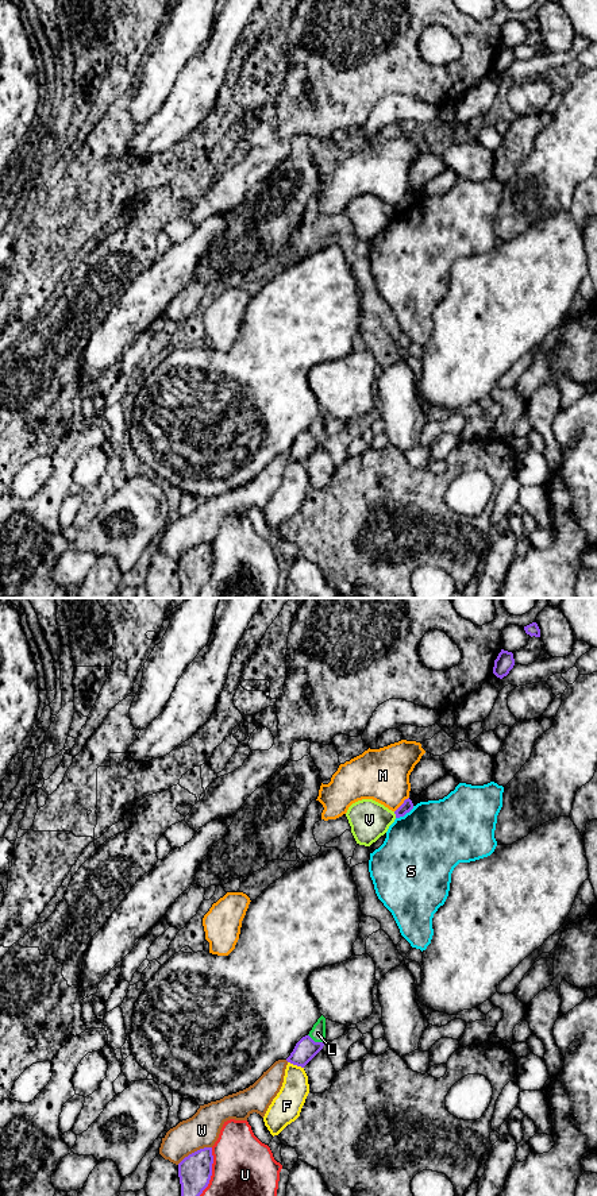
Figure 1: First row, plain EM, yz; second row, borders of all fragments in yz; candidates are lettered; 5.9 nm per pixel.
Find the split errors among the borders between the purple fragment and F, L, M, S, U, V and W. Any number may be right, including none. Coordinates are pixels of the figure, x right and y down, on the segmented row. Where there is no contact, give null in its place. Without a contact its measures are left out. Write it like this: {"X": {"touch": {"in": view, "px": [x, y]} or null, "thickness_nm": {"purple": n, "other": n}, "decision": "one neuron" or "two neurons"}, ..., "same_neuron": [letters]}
{"F": {"touch": {"in": "yz", "px": [296, 1064]}, "thickness_nm": {"purple": 140, "other": 170}, "decision": "two neurons"}, "L": {"touch": {"in": "yz", "px": [316, 1042]}, "thickness_nm": {"purple": 140, "other": 90}, "decision": "one neuron"}, "M": {"touch": {"in": "yz", "px": [401, 805]}, "thickness_nm": {"purple": 70, "other": 320}, "decision": "two neurons"}, "S": {"touch": {"in": "yz", "px": [404, 814]}, "thickness_nm": {"purple": 70, "other": 440}, "decision": "two neurons"}, "U": {"touch": {"in": "yz", "px": [211, 1172]}, "thickness_nm": {"purple": 200, "other": 360}, "decision": "two neurons"}, "V": {"touch": {"in": "yz", "px": [395, 813]}, "thickness_nm": {"purple": 70, "other": 240}, "decision": "two neurons"}, "W": {"touch": {"in": "yz", "px": [195, 1152]}, "thickness_nm": {"purple": 200, "other": 200}, "decision": "two neurons"}, "same_neuron": ["L"]}

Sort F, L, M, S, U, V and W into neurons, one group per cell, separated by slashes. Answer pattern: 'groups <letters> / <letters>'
groups F / L / M / S / U / V / W

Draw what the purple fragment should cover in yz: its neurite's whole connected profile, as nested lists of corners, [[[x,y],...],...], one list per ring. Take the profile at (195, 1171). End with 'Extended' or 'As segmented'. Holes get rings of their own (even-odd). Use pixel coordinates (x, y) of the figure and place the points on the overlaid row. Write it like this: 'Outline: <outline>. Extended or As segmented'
Outline: [[[212,1147],[200,1149],[178,1164],[181,1196],[200,1196],[212,1176]]]. As segmented

